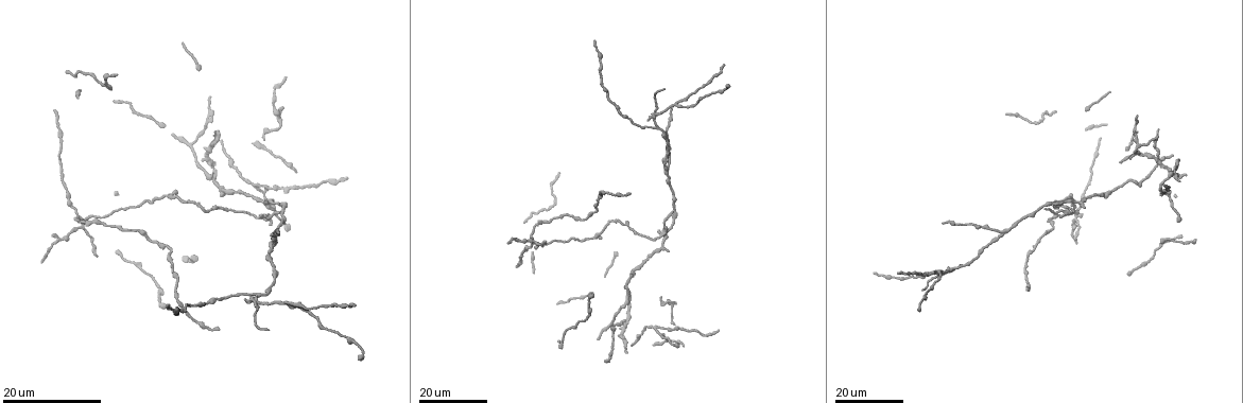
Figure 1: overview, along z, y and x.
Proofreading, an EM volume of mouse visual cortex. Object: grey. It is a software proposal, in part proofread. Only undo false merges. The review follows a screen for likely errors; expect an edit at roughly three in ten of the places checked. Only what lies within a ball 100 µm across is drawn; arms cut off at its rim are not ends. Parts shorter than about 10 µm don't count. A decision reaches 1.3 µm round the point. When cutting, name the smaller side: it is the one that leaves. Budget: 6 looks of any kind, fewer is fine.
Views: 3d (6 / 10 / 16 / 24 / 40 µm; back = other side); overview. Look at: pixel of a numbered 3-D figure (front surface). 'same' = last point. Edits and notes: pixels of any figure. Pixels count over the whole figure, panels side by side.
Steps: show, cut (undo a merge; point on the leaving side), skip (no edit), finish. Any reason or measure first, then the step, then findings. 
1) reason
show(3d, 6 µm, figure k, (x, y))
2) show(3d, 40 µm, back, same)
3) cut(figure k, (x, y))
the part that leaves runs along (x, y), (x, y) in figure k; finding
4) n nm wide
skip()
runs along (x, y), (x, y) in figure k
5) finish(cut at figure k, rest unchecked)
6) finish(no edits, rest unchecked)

looks like a crossing
show(3d, 16 µm, figure 1, (1076, 217))

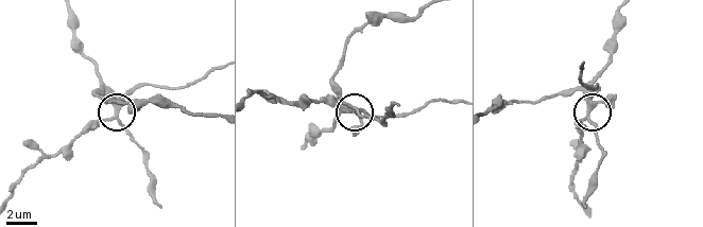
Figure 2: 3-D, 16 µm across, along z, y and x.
show(3d, 6 µm, figure 2, (353, 110))

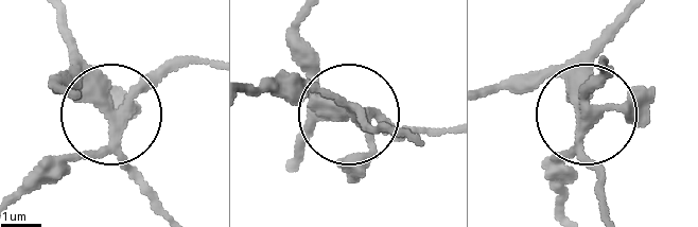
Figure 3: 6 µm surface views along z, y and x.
cut(figure 3, (151, 81))
the part that leaves runs along (118, 126), (158, 79), (209, 58) in figure 3; a second neuron is stuck on

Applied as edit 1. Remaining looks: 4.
small branch off a trunk
show(3d, 16 µm, figure 1, (665, 171))

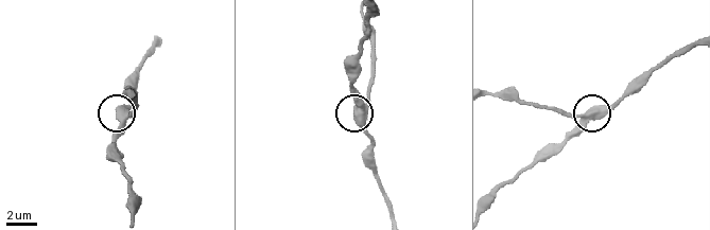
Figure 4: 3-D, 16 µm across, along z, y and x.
show(3d, 10 µm, figure 4, (125, 121))

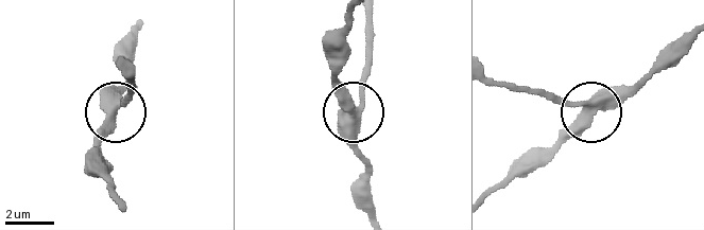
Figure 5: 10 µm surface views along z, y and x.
410 nm wide
skip()
runs along (688, 37), (639, 80), (591, 108), (545, 93) in figure 5; one neuron here

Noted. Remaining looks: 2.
finish(cut at figure 3, rest unchecked)

